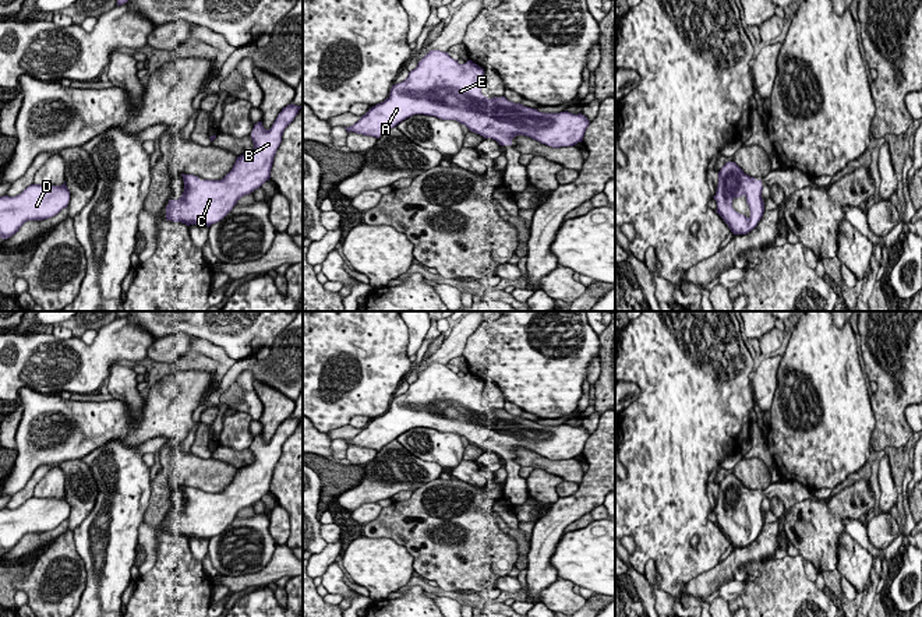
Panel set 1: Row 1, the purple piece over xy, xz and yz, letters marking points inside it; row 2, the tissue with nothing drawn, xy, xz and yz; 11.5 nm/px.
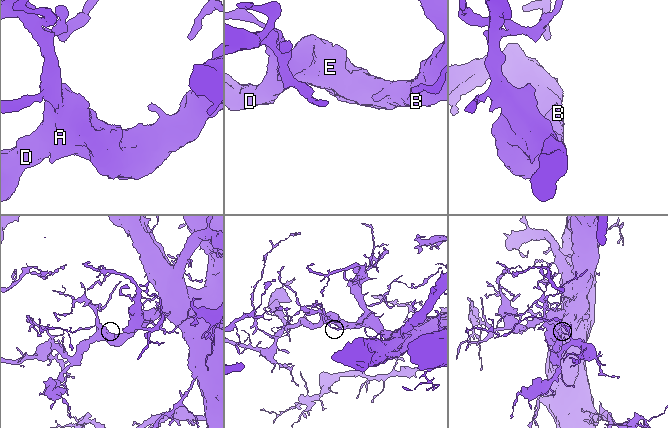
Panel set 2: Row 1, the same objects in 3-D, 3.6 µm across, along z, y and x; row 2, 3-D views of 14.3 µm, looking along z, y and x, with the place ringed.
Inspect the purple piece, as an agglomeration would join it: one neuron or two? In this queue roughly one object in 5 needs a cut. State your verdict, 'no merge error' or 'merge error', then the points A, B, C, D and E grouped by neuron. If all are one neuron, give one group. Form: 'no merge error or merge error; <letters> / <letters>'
no merge error; A B C D E

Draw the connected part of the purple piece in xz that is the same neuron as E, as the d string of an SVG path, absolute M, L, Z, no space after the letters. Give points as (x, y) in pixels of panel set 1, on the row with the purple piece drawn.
M430 50L405 81L392 85L384 102L345 128L379 138L407 117L425 114L456 120L502 147L512 145L516 135L552 148L583 141L590 121L582 113L543 113L505 96L488 99L481 94L483 77L484 68L471 60L459 64L446 52Z

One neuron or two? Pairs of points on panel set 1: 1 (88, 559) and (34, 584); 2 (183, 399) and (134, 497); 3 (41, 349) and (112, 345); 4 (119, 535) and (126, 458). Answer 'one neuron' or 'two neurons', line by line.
1: two neurons
2: two neurons
3: one neuron
4: one neuron

